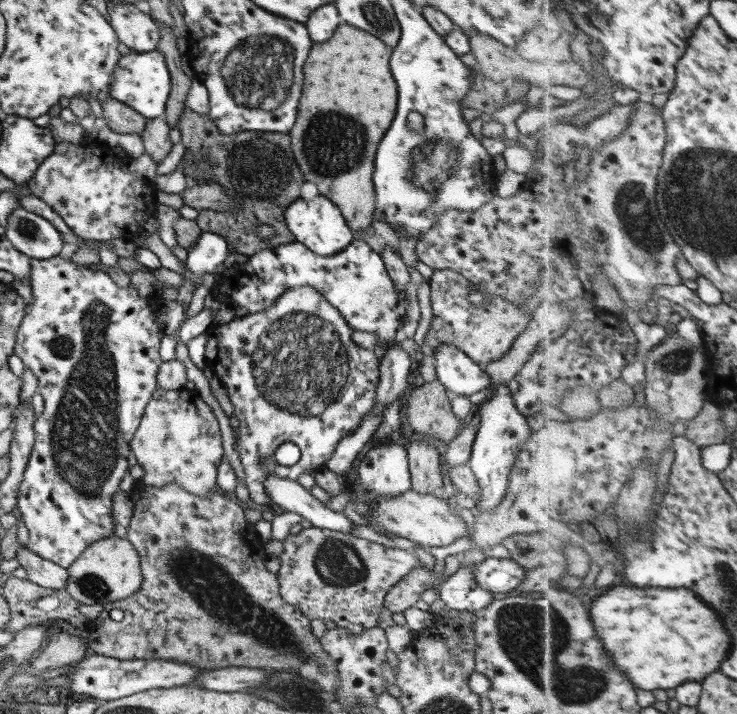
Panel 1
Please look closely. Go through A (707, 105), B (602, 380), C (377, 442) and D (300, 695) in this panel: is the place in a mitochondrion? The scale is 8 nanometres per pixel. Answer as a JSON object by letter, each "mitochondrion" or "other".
{"A":"other","B":"other","C":"other","D":"mitochondrion"}

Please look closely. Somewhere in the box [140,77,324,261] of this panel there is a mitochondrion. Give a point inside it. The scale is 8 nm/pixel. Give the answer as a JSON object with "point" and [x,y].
{"point":[261,160]}

